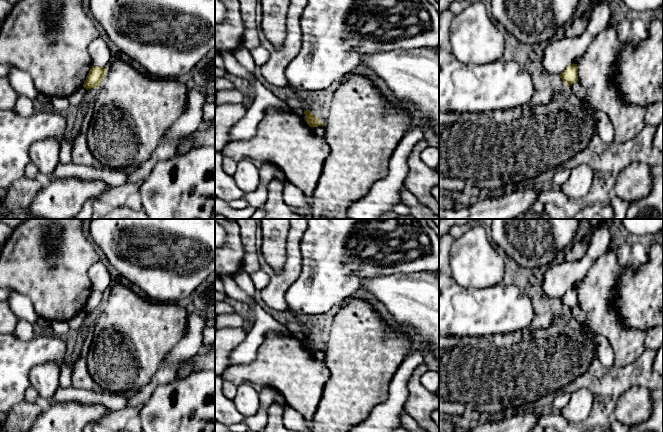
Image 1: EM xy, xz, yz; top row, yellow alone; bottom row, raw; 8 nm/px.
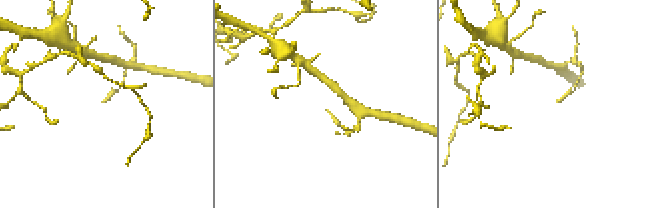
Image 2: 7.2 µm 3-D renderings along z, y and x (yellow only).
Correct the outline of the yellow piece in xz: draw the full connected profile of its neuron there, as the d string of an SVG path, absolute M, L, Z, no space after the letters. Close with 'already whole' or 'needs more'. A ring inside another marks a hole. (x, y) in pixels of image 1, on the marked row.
M304 110L304 114L306 122L310 127L318 127L323 125L323 123L314 114L312 114L310 110Z | already whole

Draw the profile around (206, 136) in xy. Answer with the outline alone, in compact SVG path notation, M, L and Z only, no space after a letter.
M215 126L202 128L192 133L188 139L178 147L176 155L185 154L193 148L204 145L215 146Z

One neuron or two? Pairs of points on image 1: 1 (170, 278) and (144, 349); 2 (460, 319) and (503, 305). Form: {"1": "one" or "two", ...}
{"1": "two", "2": "one"}

